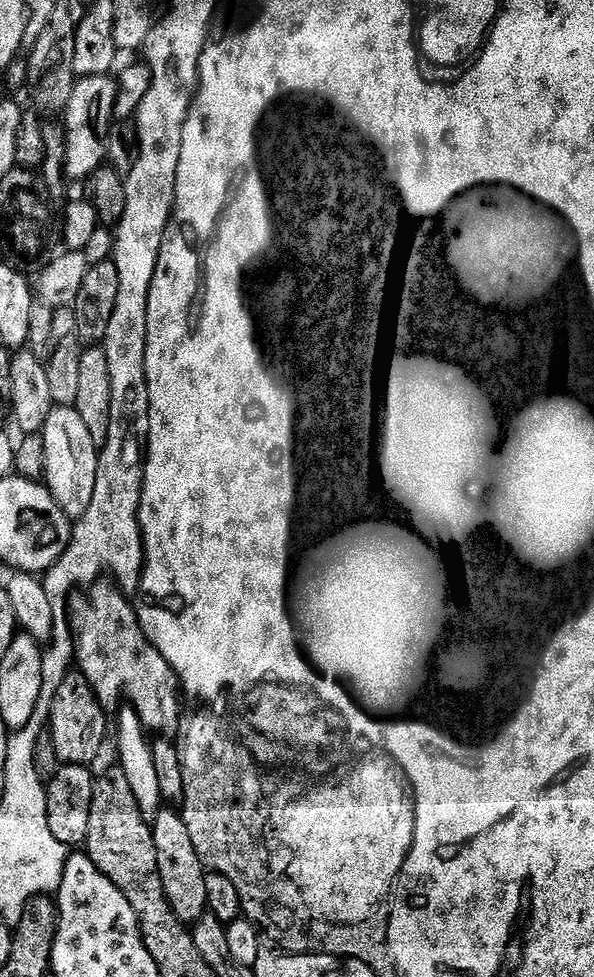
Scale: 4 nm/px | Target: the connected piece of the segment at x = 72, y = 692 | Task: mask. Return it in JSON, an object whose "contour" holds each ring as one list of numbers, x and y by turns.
{"contour":[[73,670,66,678,62,678,62,686,58,686,58,694,54,694,46,725,50,736,52,732,52,748,60,759,59,763,95,765,95,760,104,748,104,739,110,736,108,716,109,713,98,702,90,682,79,670]]}

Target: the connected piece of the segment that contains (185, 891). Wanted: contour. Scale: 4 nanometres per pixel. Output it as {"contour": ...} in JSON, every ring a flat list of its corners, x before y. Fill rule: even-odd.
{"contour":[[161,807,155,819,150,822,154,851,158,853,158,870,162,878,162,886,166,890,166,898,182,924,195,926,208,912,206,898,206,878,202,858,198,858,198,850,194,850,194,842,190,838,190,830,186,830,183,815,175,807]]}

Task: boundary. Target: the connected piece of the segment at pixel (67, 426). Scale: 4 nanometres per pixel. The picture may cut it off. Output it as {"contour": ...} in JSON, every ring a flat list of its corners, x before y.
{"contour":[[72,406,53,407,50,418,46,418,42,435,46,442,47,487,60,504,60,509,70,518,78,518,86,514,94,498,94,478,98,474,100,457,98,445,94,438,90,438,86,422,82,422,82,418]]}

